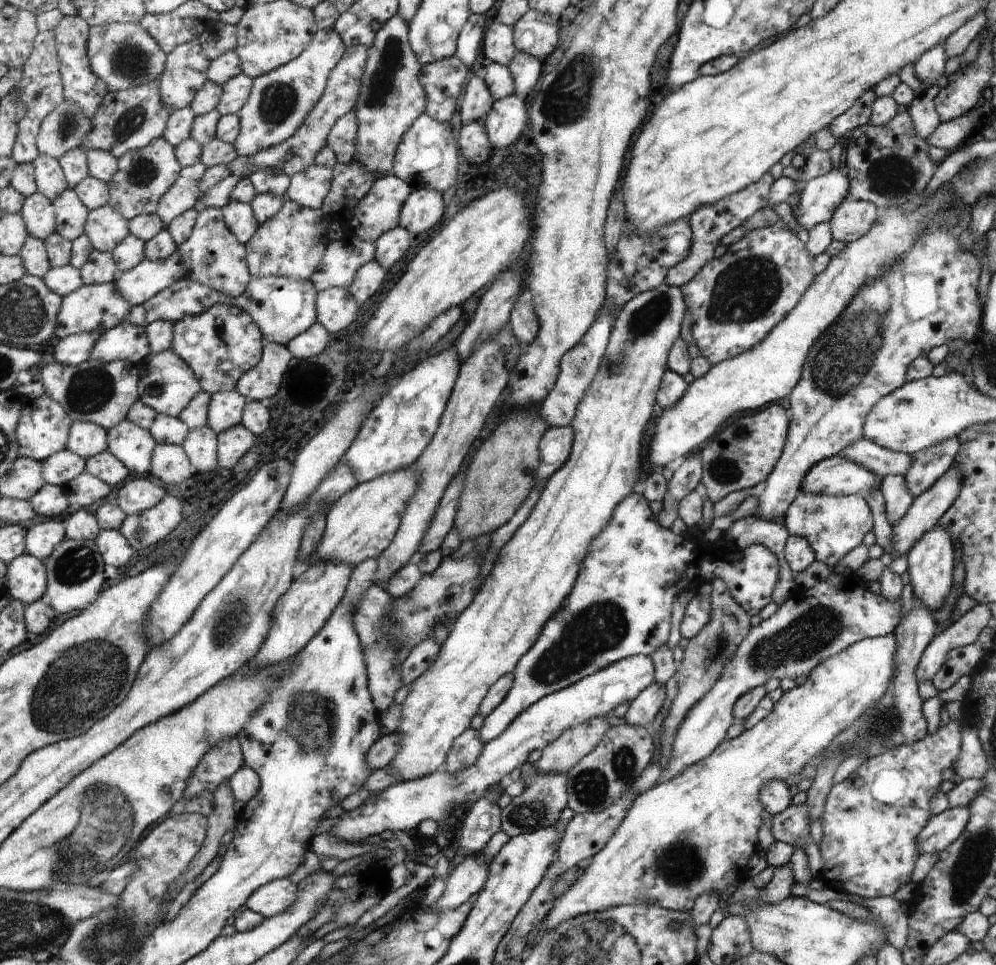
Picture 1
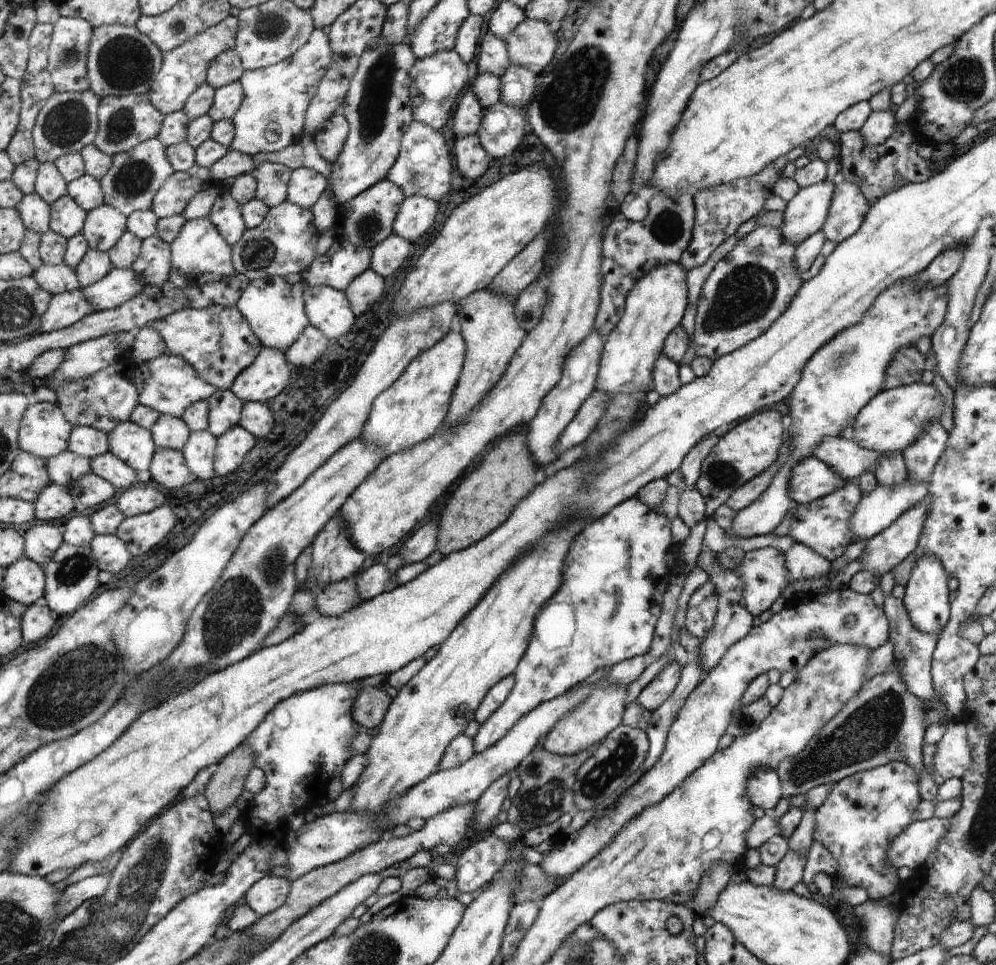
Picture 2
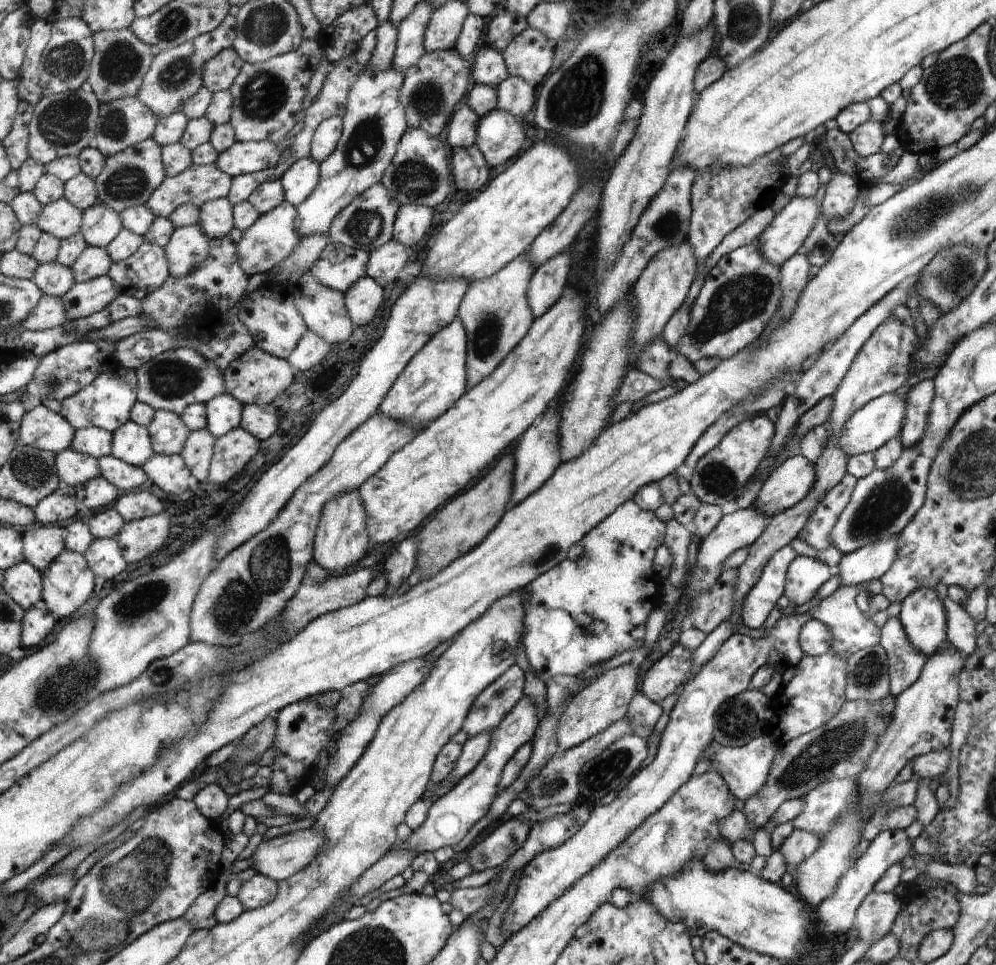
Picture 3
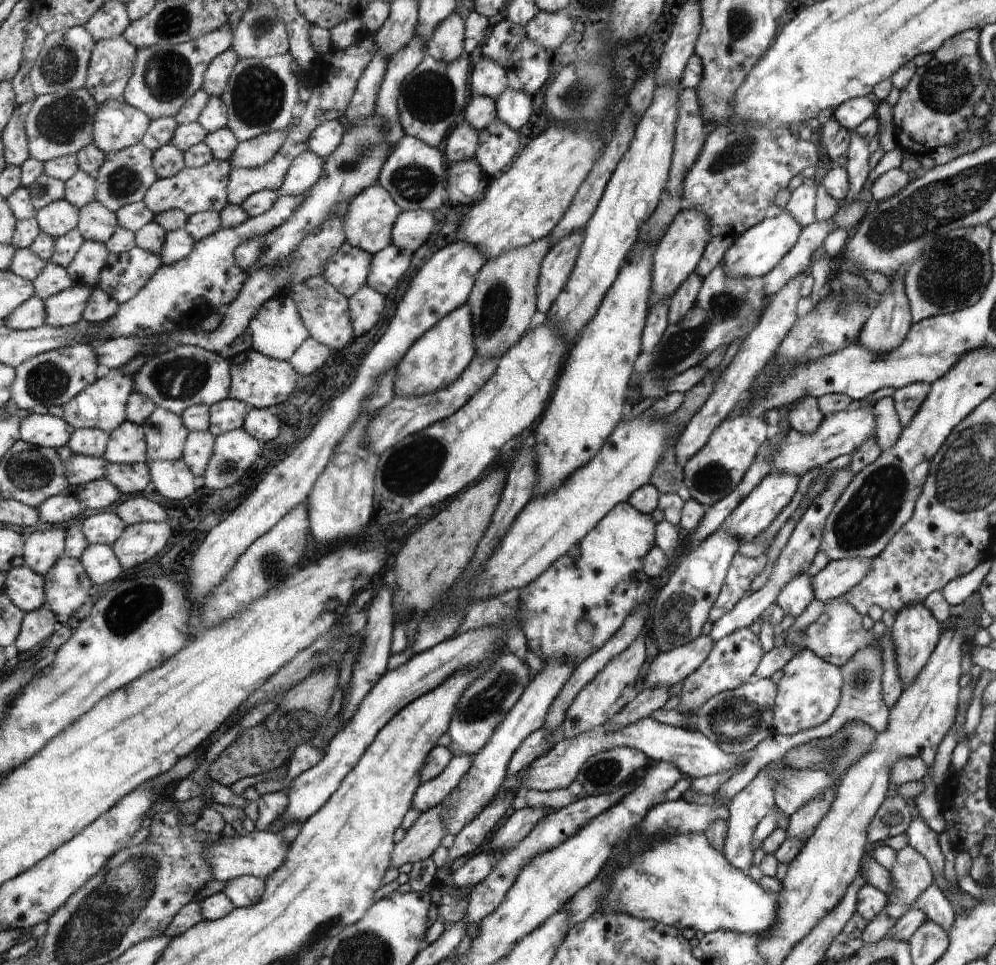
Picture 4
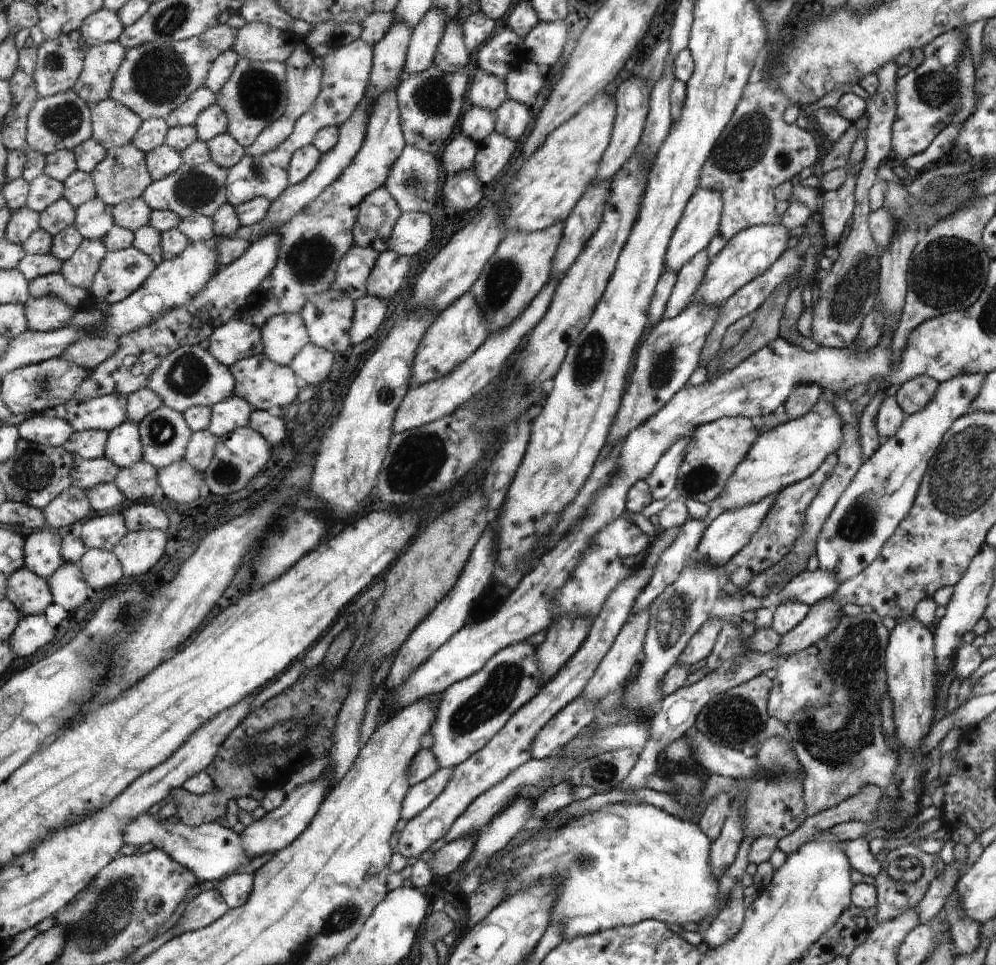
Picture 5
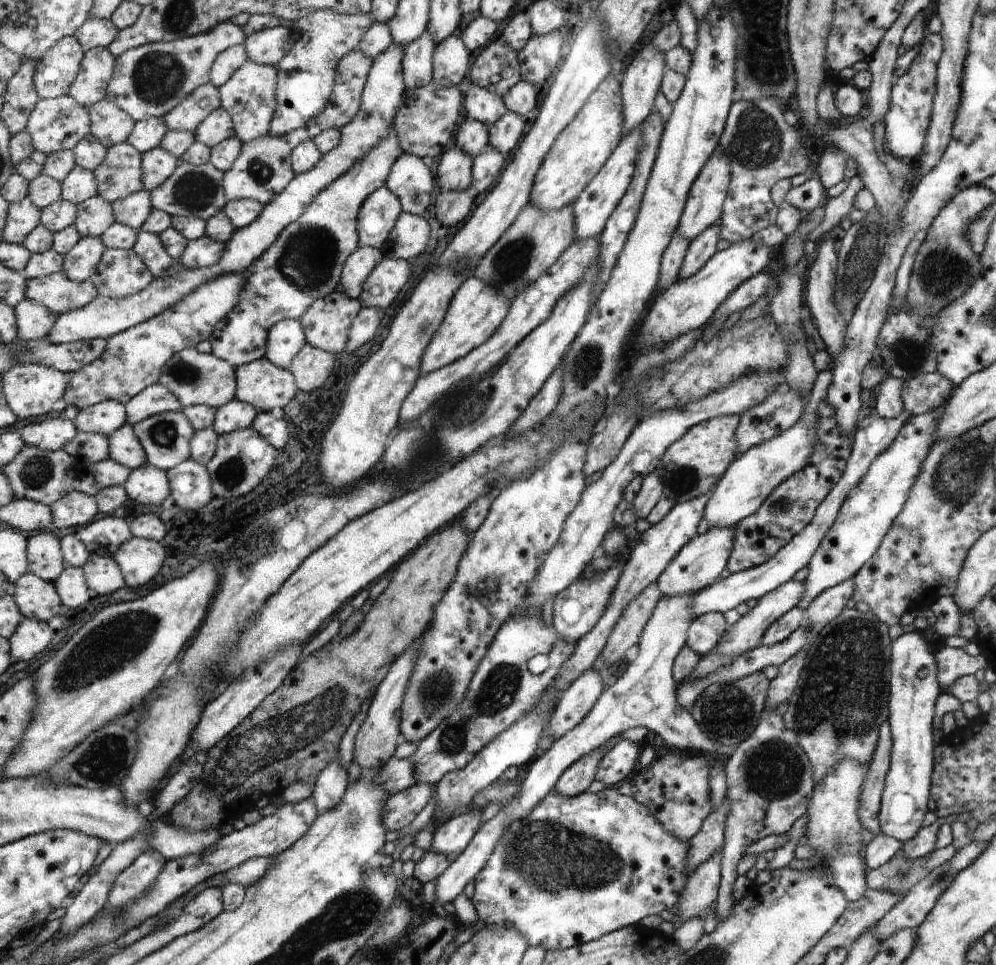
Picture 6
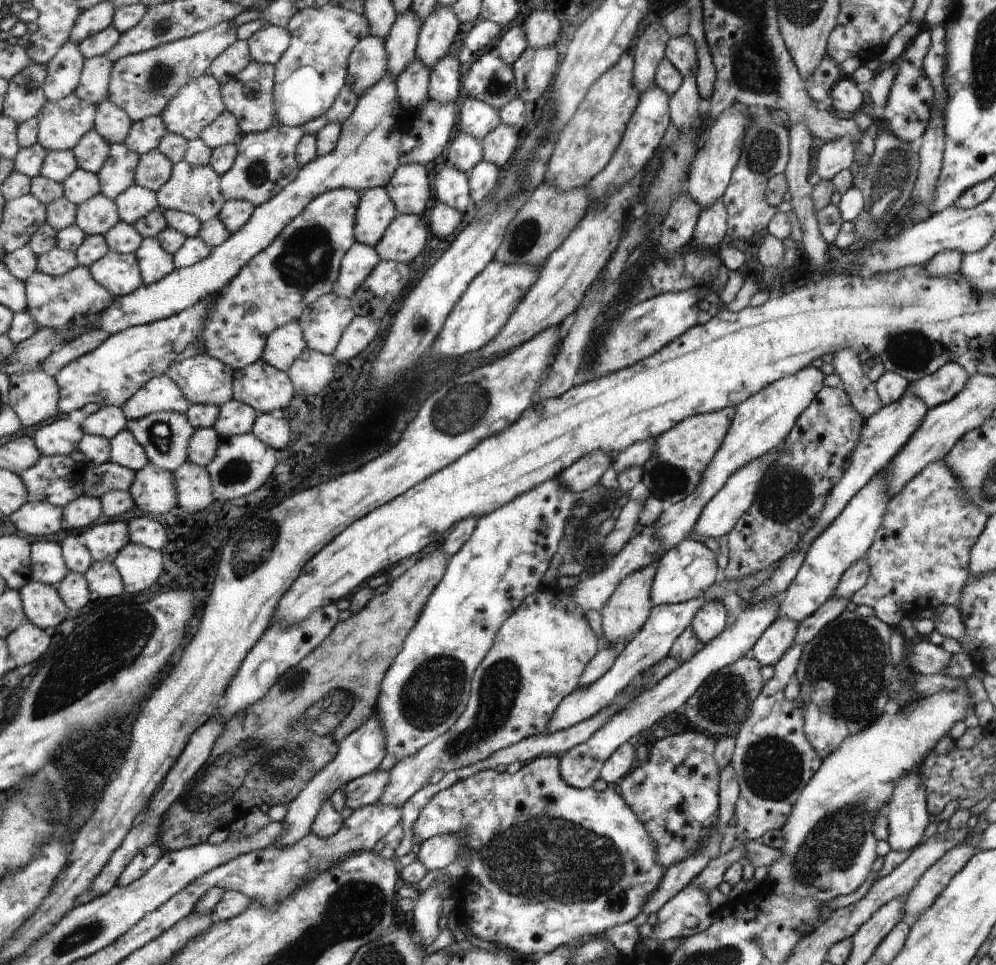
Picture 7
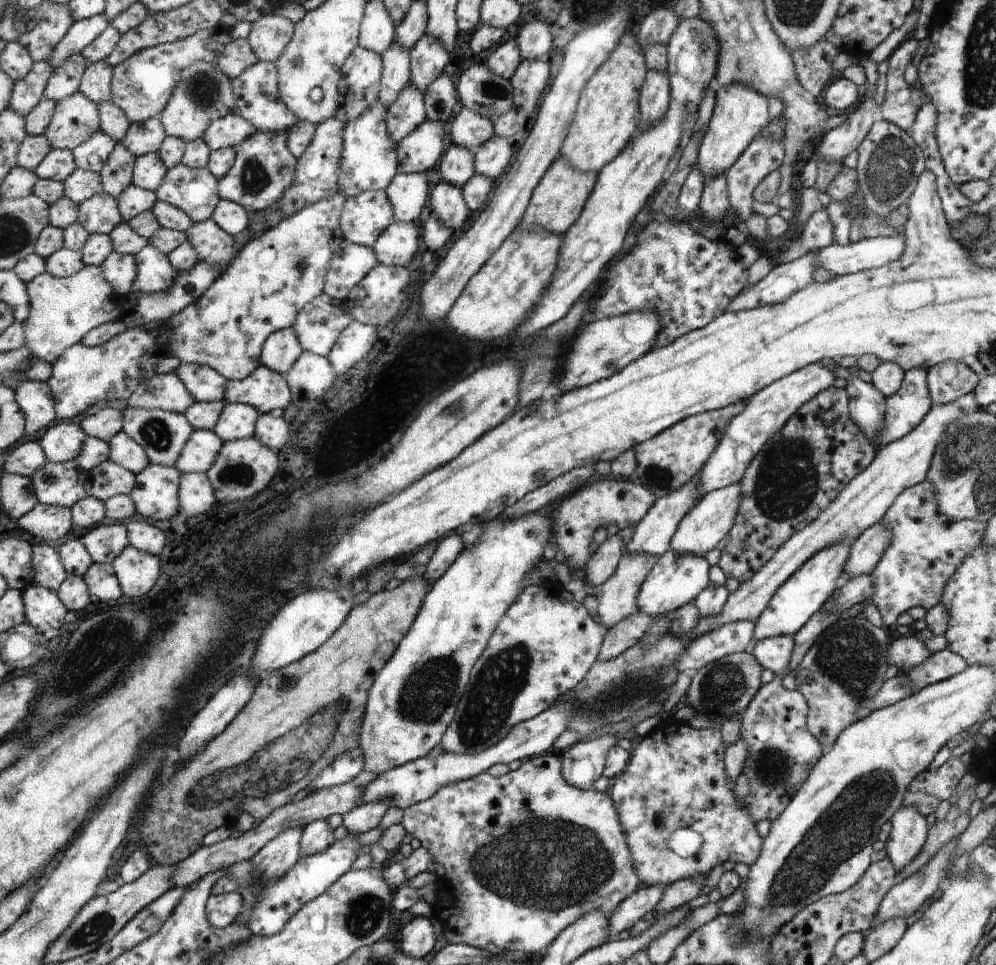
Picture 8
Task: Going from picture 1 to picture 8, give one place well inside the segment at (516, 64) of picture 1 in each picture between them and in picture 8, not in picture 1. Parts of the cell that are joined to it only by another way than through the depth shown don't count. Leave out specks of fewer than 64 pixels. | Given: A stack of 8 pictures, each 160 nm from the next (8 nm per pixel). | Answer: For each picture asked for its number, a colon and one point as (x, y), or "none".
2: (518, 83)
3: (514, 95)
4: (514, 107)
5: (512, 118)
6: (504, 135)
7: (499, 146)
8: (491, 159)

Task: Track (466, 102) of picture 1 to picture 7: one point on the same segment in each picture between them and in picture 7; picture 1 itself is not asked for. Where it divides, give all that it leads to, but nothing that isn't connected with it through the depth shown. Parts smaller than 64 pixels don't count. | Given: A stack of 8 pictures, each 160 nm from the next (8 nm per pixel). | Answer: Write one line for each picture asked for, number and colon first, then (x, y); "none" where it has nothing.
2: (469, 115)
3: (462, 130)
4: (461, 145)
5: (459, 155)
6: (454, 171)
7: (452, 186)

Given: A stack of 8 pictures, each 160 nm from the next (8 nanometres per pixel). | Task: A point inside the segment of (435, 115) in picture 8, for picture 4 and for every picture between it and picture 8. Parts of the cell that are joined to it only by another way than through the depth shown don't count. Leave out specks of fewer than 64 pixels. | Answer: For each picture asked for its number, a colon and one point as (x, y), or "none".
4: (447, 44)
5: (451, 55)
6: (450, 61)
7: (444, 81)

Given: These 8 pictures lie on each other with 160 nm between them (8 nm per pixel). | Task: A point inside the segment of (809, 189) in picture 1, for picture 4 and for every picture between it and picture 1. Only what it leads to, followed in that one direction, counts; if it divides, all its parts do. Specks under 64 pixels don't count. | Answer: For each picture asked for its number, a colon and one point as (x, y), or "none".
2: (805, 214)
3: (780, 240)
4: (760, 248)

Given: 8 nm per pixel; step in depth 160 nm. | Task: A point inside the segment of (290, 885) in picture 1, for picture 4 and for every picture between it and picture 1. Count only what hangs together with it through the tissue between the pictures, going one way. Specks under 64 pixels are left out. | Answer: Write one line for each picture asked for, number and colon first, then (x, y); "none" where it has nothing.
2: (270, 892)
3: (259, 890)
4: (244, 891)

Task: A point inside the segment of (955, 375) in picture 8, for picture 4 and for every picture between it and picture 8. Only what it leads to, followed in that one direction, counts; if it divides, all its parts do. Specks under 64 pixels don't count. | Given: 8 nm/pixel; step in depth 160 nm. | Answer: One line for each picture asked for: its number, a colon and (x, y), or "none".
4: (907, 400)
5: (912, 396)
6: (923, 394)
7: (934, 389)

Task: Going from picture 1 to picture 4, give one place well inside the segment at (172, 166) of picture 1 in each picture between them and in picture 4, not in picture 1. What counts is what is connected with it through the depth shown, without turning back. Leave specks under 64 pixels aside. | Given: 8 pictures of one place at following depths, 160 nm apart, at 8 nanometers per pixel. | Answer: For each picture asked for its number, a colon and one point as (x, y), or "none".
2: (136, 178)
3: (130, 179)
4: (126, 178)

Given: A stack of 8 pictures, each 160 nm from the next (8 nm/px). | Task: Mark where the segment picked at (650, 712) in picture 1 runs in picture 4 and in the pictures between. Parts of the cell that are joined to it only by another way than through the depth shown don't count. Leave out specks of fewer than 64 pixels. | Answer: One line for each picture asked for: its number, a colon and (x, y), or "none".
2: (660, 687)
3: (665, 676)
4: (668, 668)

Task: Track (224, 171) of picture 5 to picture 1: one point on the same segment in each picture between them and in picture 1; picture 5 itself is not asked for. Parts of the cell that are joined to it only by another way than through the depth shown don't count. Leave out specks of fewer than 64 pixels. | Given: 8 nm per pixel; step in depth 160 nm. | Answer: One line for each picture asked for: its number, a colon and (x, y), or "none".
1: (185, 195)
2: (179, 191)
3: (201, 184)
4: (195, 190)

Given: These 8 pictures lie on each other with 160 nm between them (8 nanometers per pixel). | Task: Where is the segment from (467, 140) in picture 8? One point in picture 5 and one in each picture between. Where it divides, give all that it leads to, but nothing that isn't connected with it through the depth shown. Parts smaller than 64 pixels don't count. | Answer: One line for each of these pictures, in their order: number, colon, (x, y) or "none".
5: (487, 92)
6: (482, 105)
7: (476, 118)

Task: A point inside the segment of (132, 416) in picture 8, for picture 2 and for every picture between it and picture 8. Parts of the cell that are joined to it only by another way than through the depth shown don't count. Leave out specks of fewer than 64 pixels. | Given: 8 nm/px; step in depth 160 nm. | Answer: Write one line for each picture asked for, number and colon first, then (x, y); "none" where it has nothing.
2: (170, 432)
3: (170, 432)
4: (167, 434)
5: (166, 433)
6: (167, 437)
7: (167, 436)

